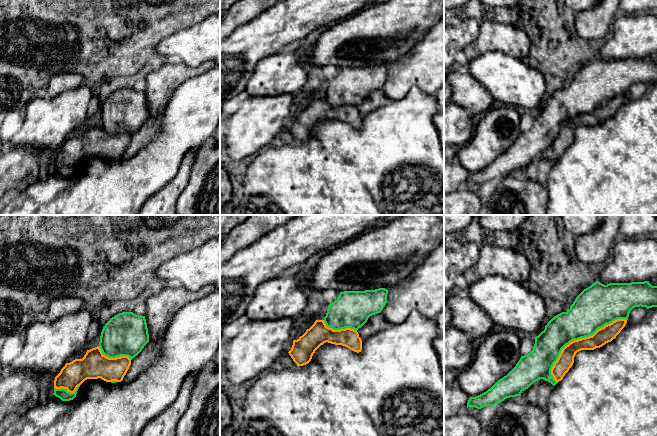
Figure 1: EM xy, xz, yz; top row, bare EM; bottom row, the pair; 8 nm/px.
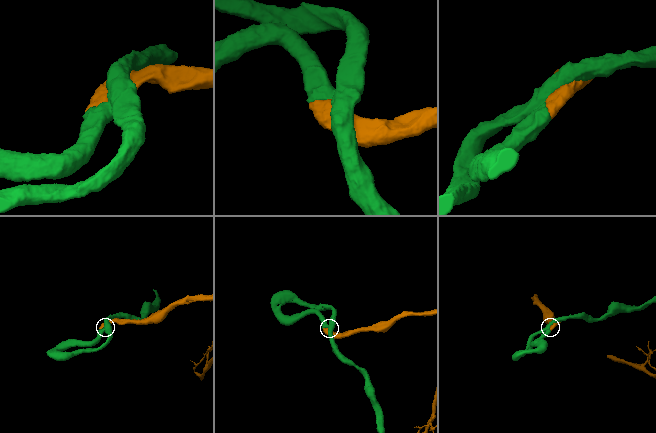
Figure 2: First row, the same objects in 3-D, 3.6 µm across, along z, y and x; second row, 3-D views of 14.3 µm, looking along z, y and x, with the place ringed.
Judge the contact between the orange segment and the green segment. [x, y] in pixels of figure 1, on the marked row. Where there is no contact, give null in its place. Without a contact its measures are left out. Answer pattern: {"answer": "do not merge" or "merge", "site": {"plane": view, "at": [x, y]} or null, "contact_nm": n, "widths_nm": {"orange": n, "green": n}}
{"answer": "merge", "site": {"plane": "yz", "at": [578, 339]}, "contact_nm": 750, "widths_nm": {"orange": 130, "green": 320}}

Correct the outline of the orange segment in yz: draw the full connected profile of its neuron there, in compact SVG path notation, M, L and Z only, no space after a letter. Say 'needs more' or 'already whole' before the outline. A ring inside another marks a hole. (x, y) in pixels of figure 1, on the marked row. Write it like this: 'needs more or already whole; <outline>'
needs more; M596 281L576 297L567 312L554 316L547 323L545 329L535 337L533 350L521 356L506 376L486 392L470 397L467 408L493 407L507 398L521 396L524 390L540 379L555 386L572 367L577 352L594 350L611 342L625 327L630 311L640 306L647 309L657 307L657 286L652 286L649 281L607 285Z

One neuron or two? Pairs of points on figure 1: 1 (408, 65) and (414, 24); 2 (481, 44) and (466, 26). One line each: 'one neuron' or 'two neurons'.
1: two neurons
2: two neurons

